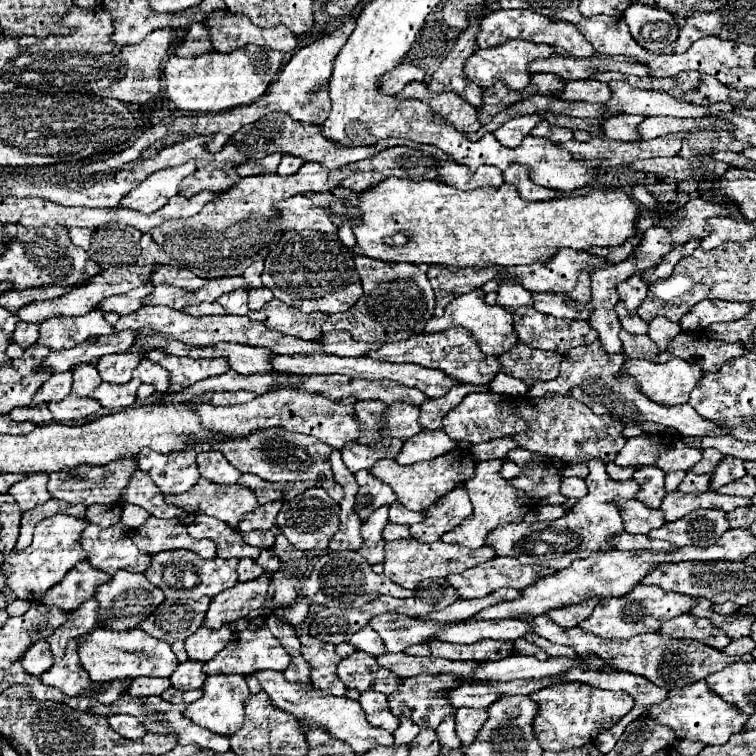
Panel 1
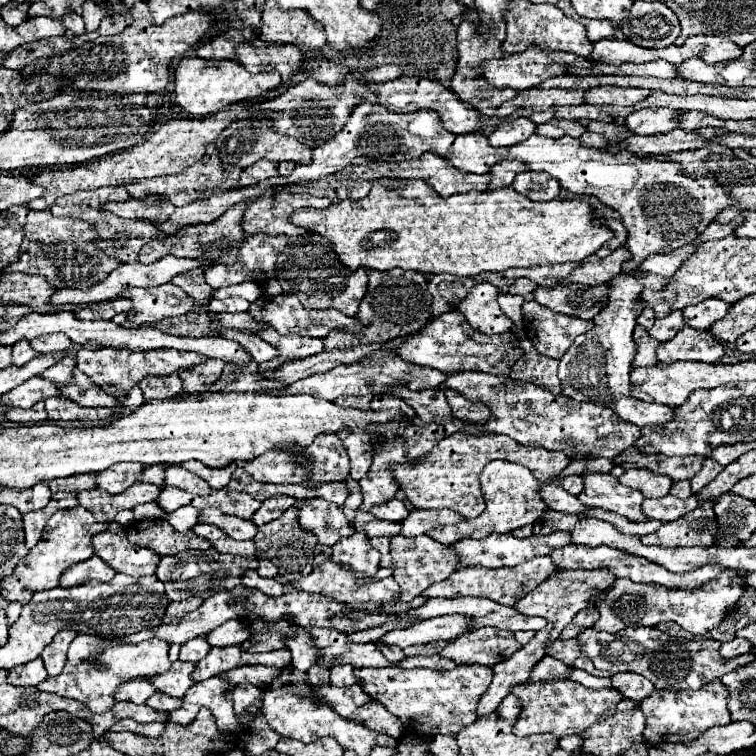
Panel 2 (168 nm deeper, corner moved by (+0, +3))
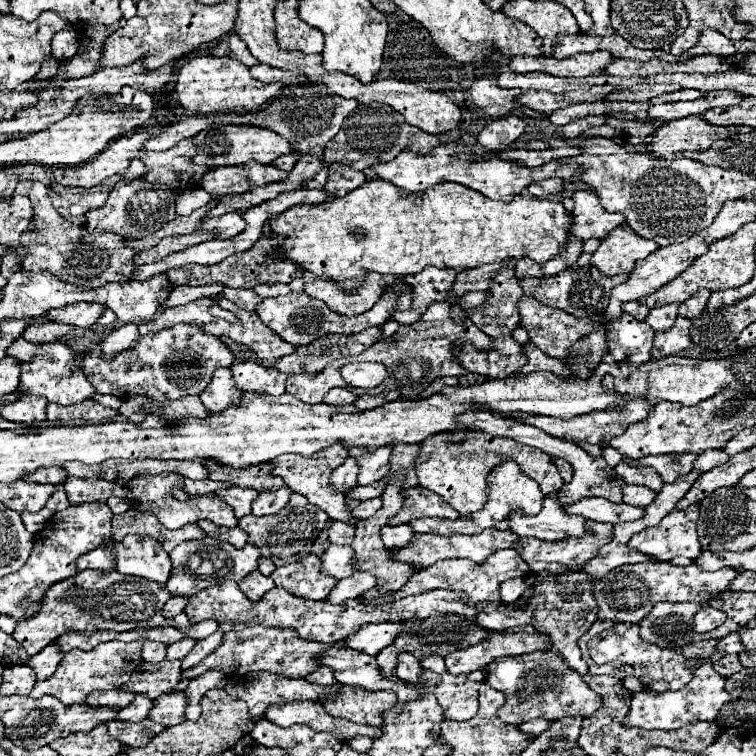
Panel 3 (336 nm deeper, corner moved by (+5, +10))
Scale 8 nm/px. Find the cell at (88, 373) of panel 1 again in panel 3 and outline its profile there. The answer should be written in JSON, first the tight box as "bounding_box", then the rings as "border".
{"bounding_box":[8,338,36,362],"border":[[[18,338],[12,342],[12,346],[8,346],[8,356],[18,358],[20,362],[28,362],[28,358],[32,358],[34,352],[36,352],[36,344],[26,342],[24,338]]]}

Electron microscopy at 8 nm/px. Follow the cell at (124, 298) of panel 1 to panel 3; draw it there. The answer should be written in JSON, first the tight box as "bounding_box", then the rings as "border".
{"bounding_box":[46,302,106,328],"border":[[[78,302],[78,304],[72,304],[72,306],[48,310],[46,316],[48,316],[48,320],[52,320],[52,322],[72,324],[72,326],[80,326],[80,328],[90,328],[92,324],[96,324],[96,320],[100,318],[100,314],[102,314],[104,310],[106,310],[104,306]]]}

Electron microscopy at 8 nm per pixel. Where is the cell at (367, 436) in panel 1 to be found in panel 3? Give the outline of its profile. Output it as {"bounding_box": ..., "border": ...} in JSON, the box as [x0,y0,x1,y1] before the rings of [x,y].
{"bounding_box":[322,388,358,406],"border":[[[332,388],[332,390],[324,396],[322,402],[326,402],[326,404],[336,404],[336,406],[346,406],[346,404],[354,404],[356,398],[358,398],[358,396],[352,394],[350,390],[346,390],[346,388]]]}

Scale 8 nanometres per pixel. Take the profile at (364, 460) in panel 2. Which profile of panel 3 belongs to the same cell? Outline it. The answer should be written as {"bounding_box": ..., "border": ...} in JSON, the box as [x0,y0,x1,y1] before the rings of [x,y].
{"bounding_box":[330,458,356,494],"border":[[[346,458],[346,462],[334,470],[334,474],[330,476],[330,486],[336,488],[340,494],[346,494],[356,486],[356,460],[354,458]]]}

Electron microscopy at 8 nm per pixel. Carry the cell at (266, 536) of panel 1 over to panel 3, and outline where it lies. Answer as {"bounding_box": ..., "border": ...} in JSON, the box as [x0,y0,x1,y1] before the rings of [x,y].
{"bounding_box":[128,474,238,530],"border":[[[138,474],[128,484],[128,490],[130,490],[128,500],[134,500],[138,510],[152,512],[166,528],[172,528],[172,530],[176,530],[184,524],[192,524],[200,518],[206,518],[206,520],[214,522],[216,526],[228,526],[228,528],[238,526],[238,520],[232,514],[232,508],[228,504],[224,504],[218,496],[212,498],[208,494],[208,496],[190,496],[190,500],[186,500],[186,502],[176,500],[174,488],[182,488],[182,486],[184,486],[184,476],[178,476],[178,474],[154,474],[154,476],[152,474]]]}

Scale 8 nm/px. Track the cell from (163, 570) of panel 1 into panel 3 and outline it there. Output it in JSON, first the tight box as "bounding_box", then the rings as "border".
{"bounding_box":[166,536,260,596],"border":[[[206,536],[204,540],[188,540],[188,542],[178,544],[170,552],[170,558],[172,558],[172,578],[168,580],[166,588],[172,594],[194,596],[200,590],[222,584],[226,580],[240,582],[244,576],[248,576],[250,572],[254,572],[258,568],[260,550],[256,550],[256,546],[252,546],[252,544],[246,544],[242,550],[238,550],[228,542],[220,542],[220,540]]]}

